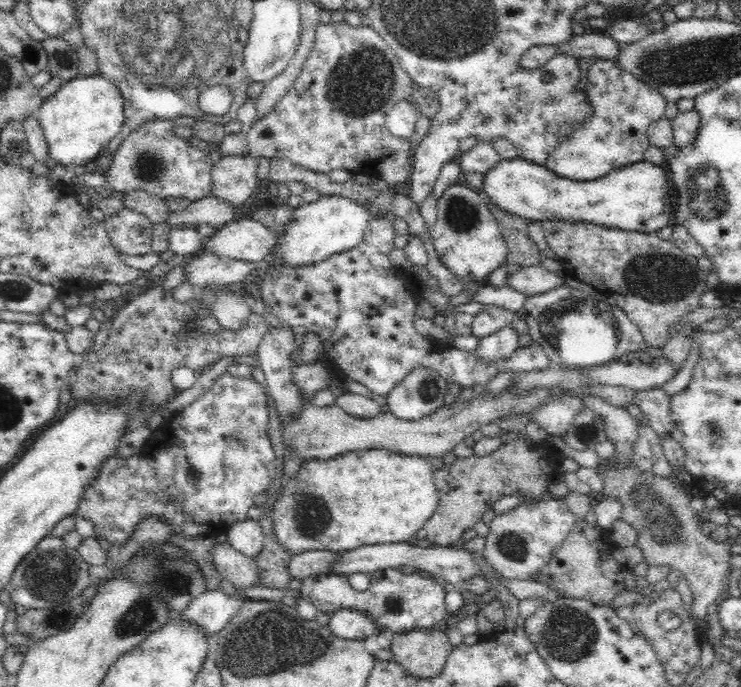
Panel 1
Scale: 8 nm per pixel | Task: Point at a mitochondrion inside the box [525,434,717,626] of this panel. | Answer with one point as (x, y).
(654, 506)

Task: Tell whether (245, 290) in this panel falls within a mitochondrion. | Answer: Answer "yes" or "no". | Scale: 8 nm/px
no

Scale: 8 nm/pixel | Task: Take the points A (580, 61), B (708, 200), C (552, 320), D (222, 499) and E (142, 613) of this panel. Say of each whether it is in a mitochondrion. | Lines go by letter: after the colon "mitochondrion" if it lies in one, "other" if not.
A: other
B: mitochondrion
C: mitochondrion
D: other
E: mitochondrion

